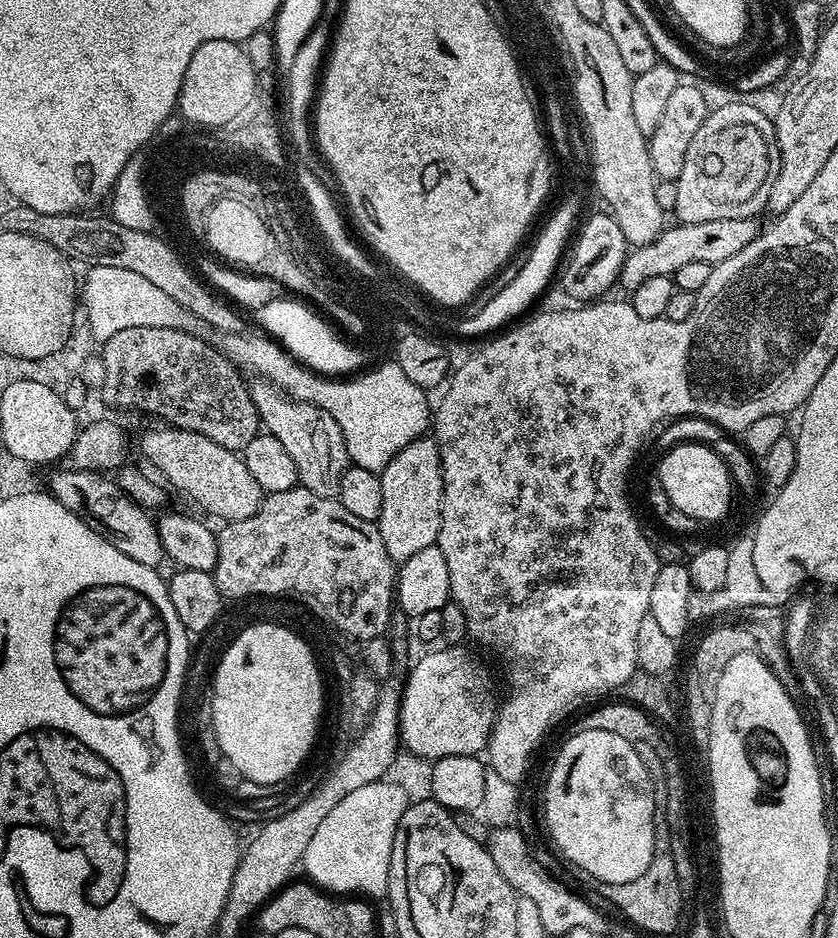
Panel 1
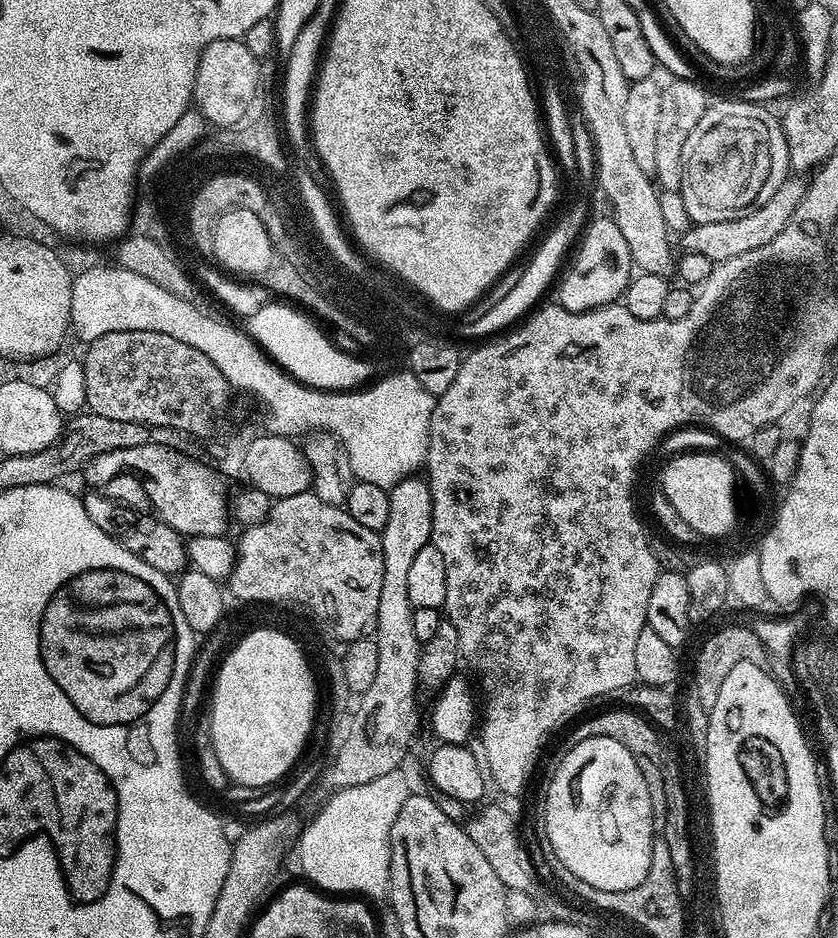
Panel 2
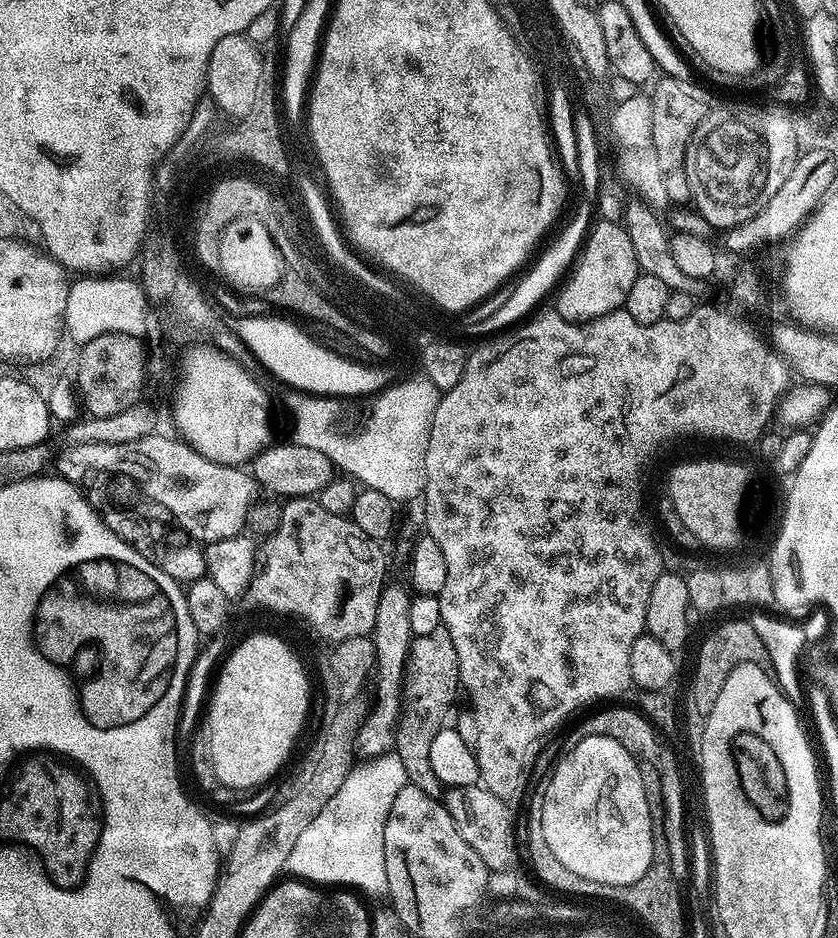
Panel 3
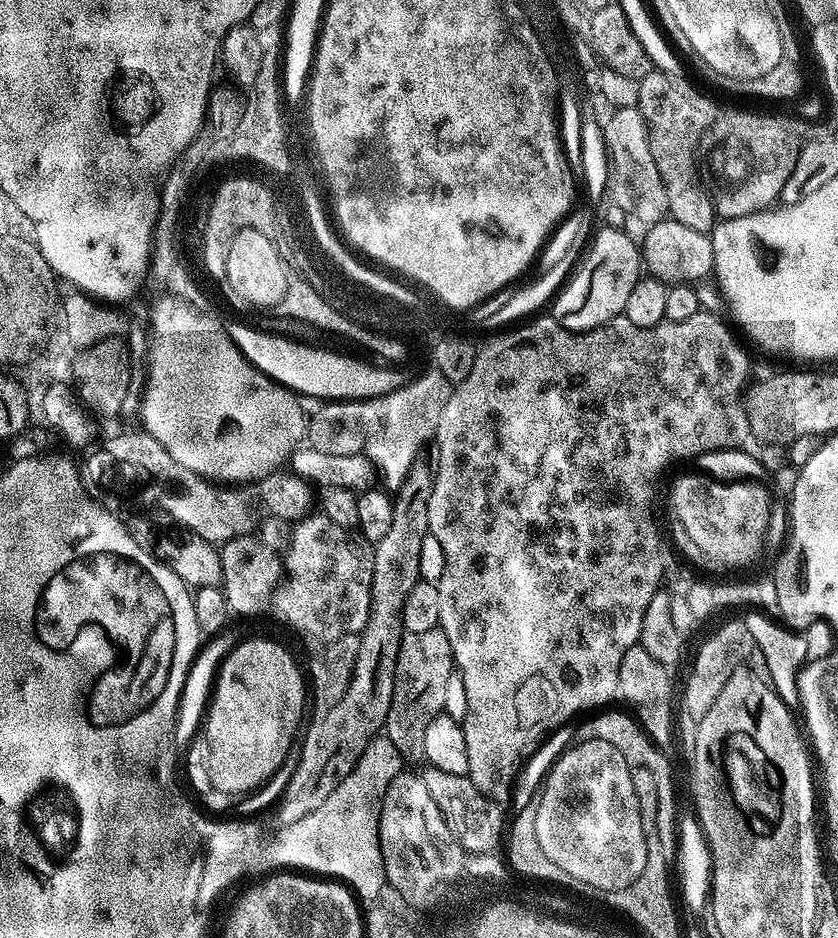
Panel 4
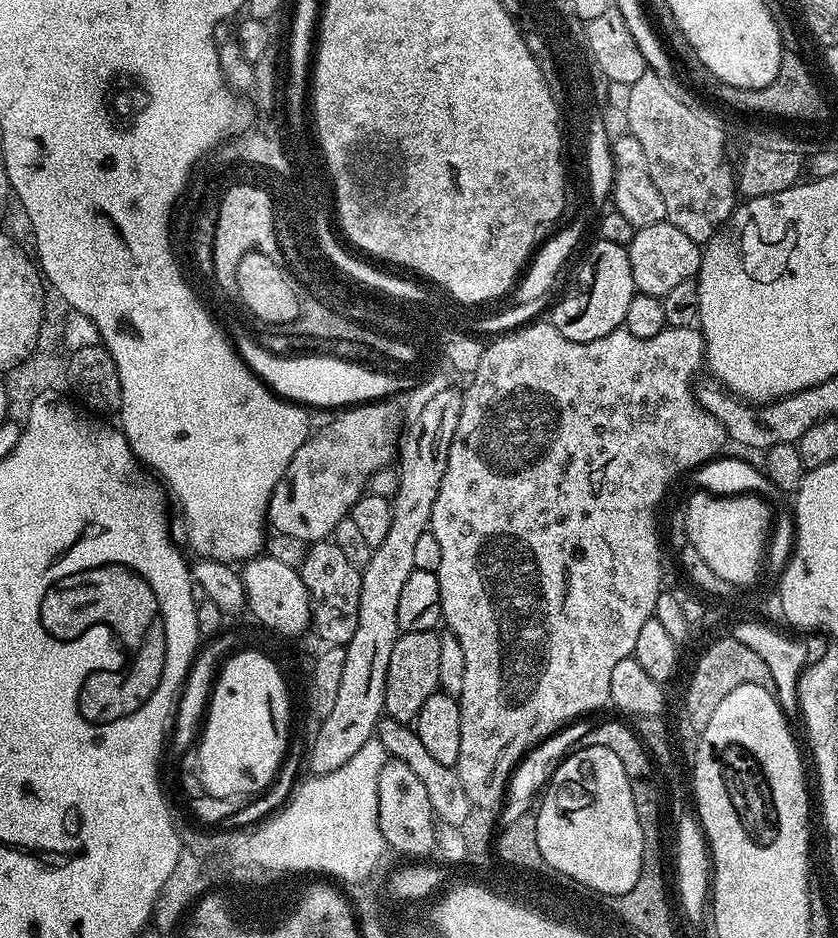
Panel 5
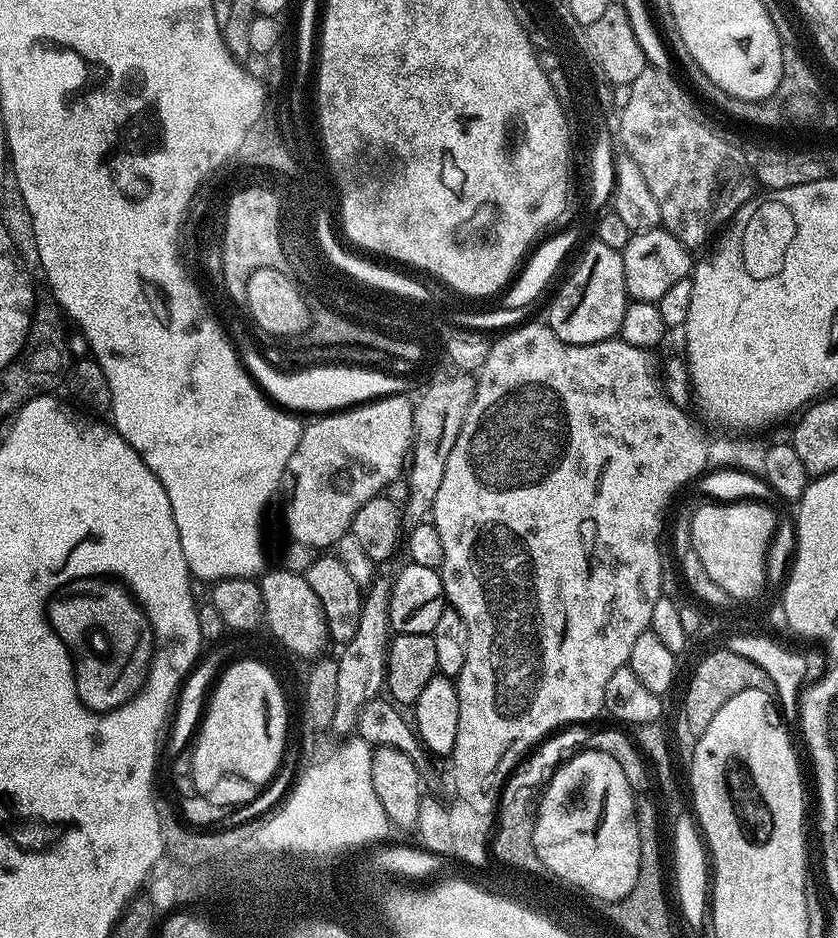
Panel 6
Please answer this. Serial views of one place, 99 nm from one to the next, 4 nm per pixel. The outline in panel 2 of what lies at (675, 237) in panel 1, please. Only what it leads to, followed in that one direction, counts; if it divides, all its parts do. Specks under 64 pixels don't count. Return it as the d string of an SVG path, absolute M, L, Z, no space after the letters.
M795 178L784 180L774 193L774 198L770 198L766 206L758 206L758 210L754 210L749 216L730 222L692 224L679 237L679 247L681 244L681 249L690 254L706 254L706 258L710 258L713 265L726 262L730 258L738 258L738 254L746 254L746 250L758 250L758 246L766 246L770 238L778 238L778 234L784 232L786 222L790 222L794 210L798 210L798 202L802 202L807 189L808 184L805 181Z

